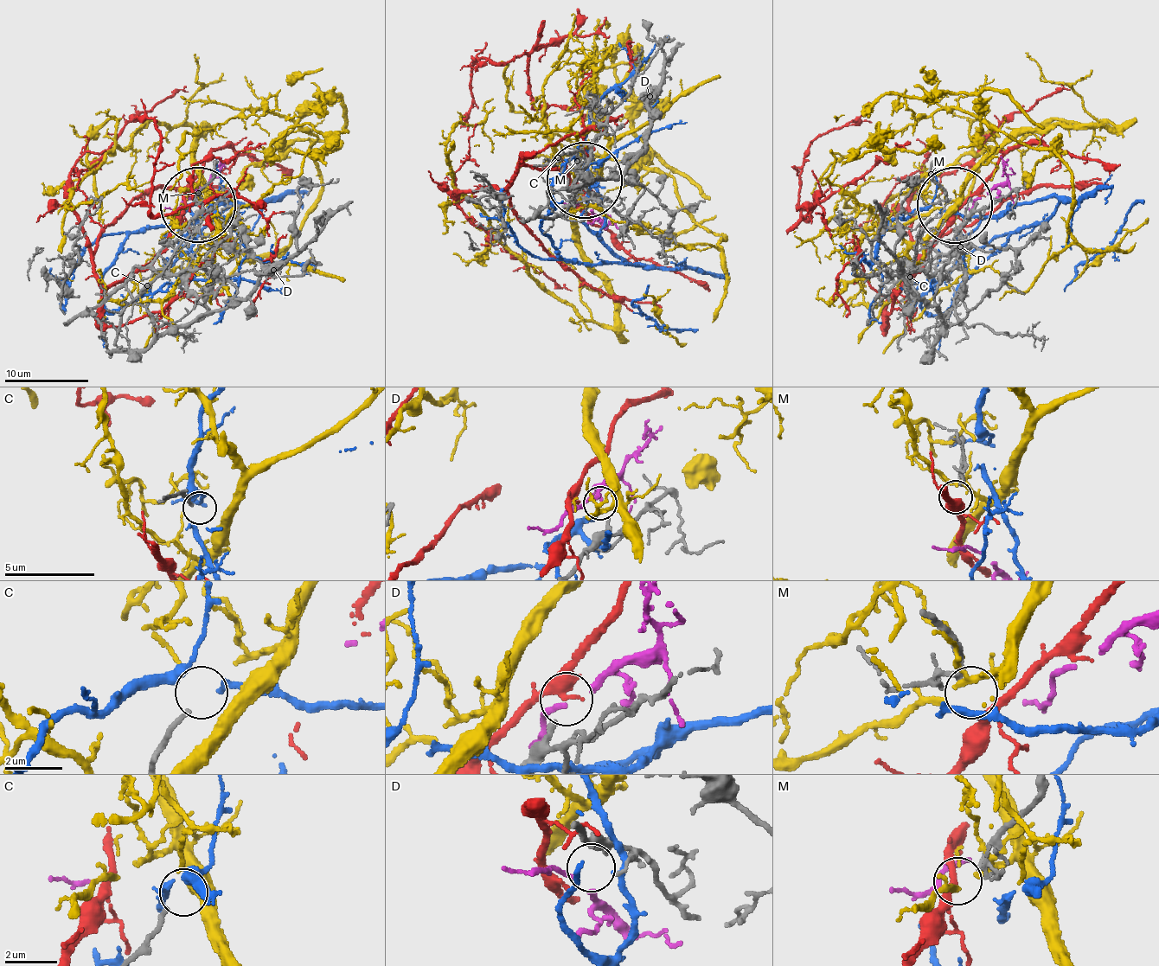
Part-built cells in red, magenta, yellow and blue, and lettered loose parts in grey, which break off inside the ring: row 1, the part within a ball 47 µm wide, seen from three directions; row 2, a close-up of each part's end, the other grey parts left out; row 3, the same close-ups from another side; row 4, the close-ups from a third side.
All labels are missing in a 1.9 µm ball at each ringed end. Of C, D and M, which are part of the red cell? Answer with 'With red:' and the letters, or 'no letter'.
With red: M

